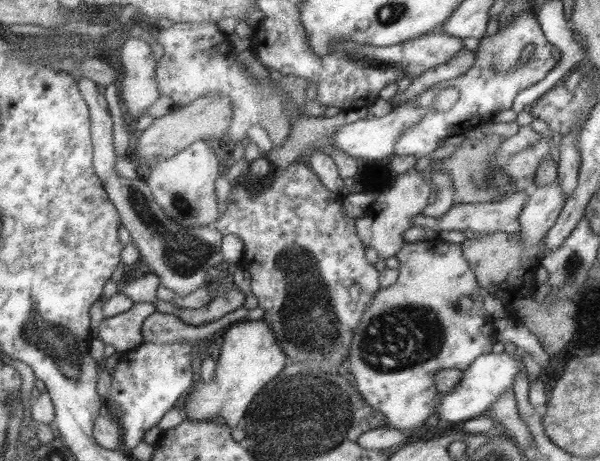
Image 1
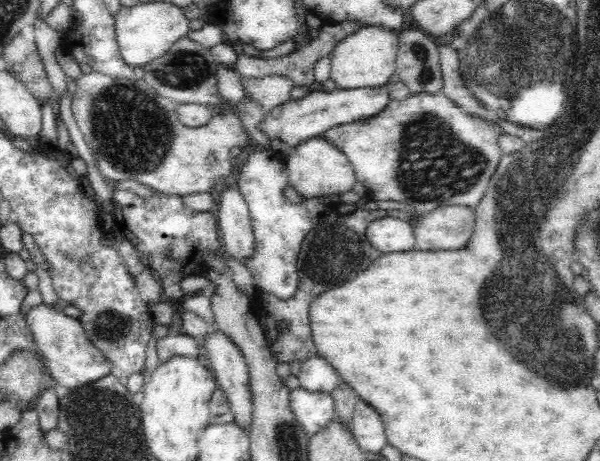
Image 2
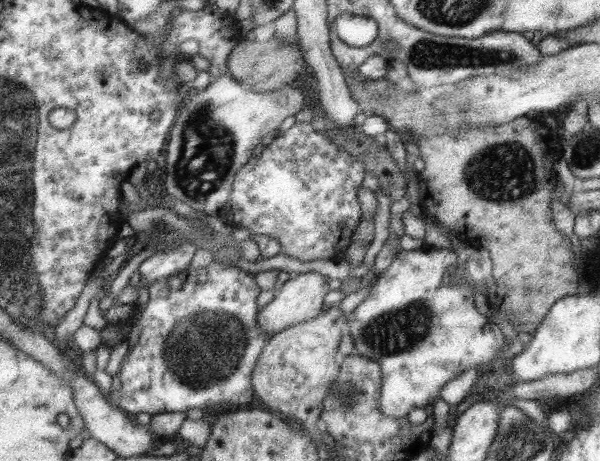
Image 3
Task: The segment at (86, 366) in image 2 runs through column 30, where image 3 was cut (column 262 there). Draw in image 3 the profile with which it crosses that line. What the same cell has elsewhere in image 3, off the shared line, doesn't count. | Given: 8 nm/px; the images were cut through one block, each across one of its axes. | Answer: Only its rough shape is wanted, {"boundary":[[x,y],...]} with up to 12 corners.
{"boundary":[[291,275],[257,312],[267,337],[320,313],[327,278]]}

